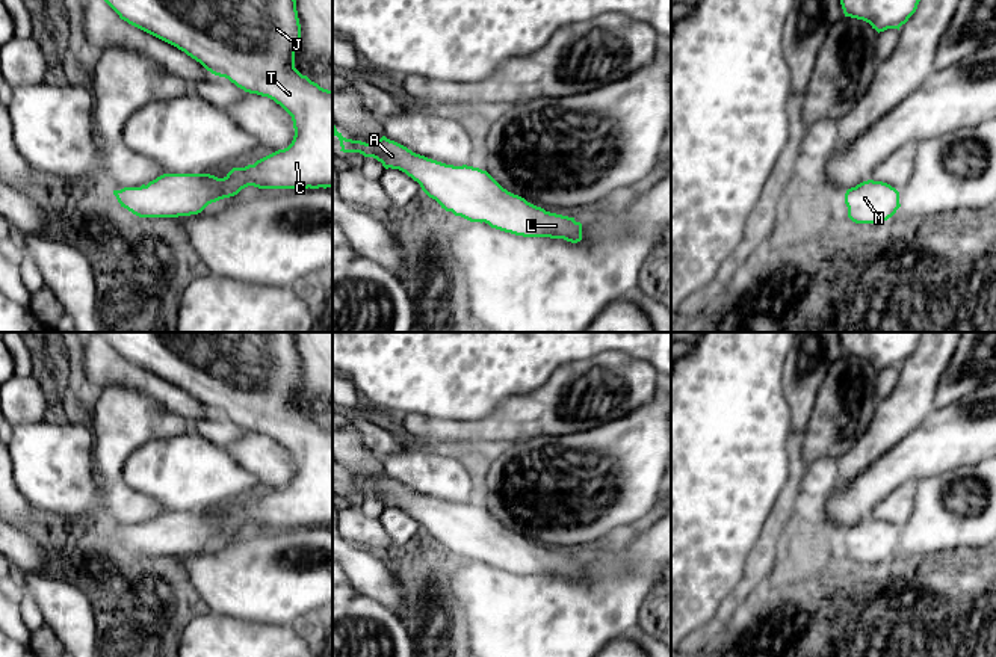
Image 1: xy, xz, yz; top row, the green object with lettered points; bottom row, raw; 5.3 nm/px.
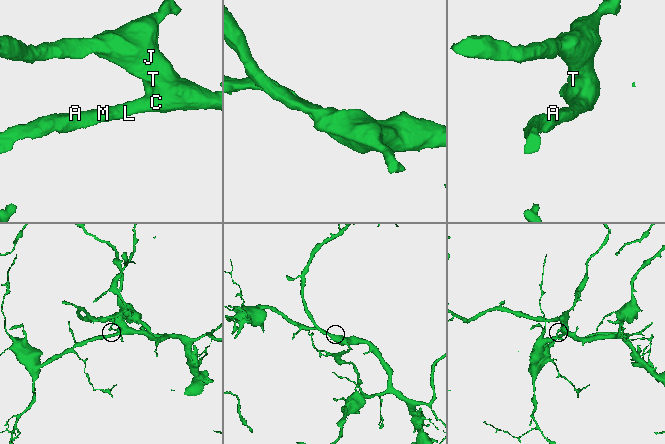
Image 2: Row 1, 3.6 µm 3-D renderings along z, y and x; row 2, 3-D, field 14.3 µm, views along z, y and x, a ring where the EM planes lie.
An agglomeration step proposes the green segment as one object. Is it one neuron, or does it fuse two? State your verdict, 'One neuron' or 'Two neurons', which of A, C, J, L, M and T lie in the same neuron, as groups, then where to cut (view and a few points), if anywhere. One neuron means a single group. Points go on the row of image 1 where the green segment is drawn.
One neuron. Groups: A C J L M T. No split

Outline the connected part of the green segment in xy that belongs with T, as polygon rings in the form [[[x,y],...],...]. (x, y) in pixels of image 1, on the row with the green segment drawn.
[[[104,0],[121,20],[177,47],[215,76],[249,94],[268,97],[293,121],[292,143],[254,165],[233,168],[224,178],[210,174],[163,174],[147,186],[113,190],[121,207],[139,217],[178,217],[201,213],[209,204],[242,189],[333,187],[333,91],[295,68],[301,39],[296,0]]]

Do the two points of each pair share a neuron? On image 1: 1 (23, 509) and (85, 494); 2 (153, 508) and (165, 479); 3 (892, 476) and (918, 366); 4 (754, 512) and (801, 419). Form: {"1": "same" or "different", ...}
{"1": "different", "2": "different", "3": "different", "4": "different"}

